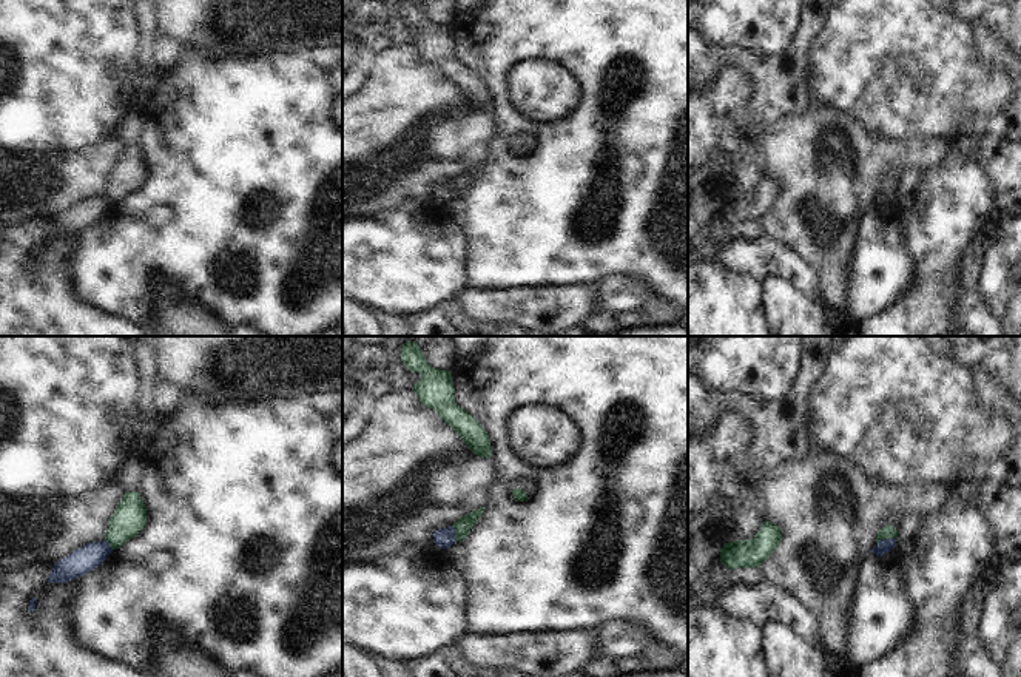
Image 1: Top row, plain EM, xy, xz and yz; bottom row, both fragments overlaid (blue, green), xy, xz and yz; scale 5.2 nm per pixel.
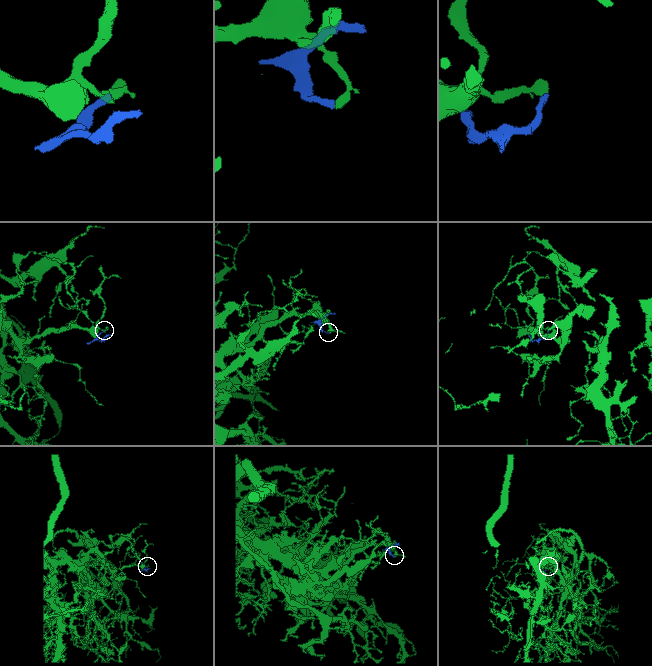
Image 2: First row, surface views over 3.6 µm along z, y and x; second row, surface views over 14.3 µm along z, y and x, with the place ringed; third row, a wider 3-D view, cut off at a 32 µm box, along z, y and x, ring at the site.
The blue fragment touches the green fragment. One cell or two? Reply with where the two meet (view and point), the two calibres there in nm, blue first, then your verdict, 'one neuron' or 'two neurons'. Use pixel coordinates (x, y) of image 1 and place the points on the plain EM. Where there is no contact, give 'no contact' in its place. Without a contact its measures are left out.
yz (887, 193) | 70/70 nm | two neurons

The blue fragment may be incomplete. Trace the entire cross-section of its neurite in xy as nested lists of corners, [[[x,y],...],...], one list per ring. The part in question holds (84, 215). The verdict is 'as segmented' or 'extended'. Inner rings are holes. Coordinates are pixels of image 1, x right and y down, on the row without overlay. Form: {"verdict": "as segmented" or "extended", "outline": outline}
{"verdict": "as segmented", "outline": [[[106,194],[88,197],[57,216],[46,237],[68,237],[74,233],[79,233],[91,227],[96,221],[102,219],[111,205],[113,204]]]}

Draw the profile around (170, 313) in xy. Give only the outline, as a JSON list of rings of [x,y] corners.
[[[151,275],[145,288],[150,293],[145,330],[154,336],[231,336],[227,325],[165,276]]]

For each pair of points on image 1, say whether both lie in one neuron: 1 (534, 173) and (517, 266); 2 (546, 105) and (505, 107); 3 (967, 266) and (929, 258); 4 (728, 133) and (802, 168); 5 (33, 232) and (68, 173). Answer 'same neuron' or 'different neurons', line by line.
1: same neuron
2: different neurons
3: different neurons
4: different neurons
5: different neurons

